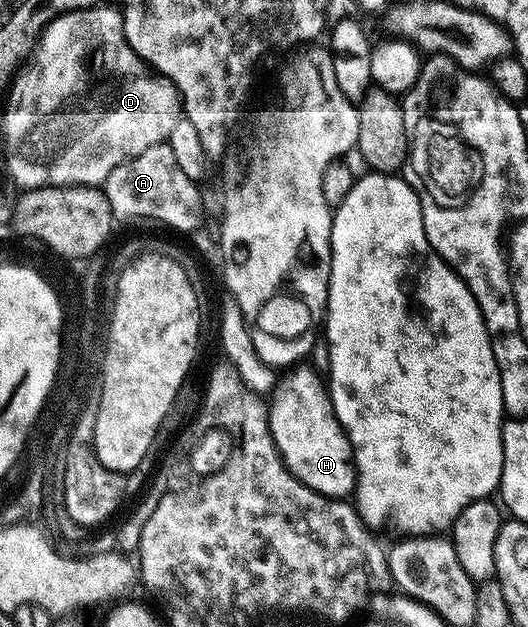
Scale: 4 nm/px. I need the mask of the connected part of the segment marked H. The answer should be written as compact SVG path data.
M295 364L269 397L267 419L275 447L297 480L326 498L346 499L355 489L355 457L351 441L337 420L328 383L307 364Z

